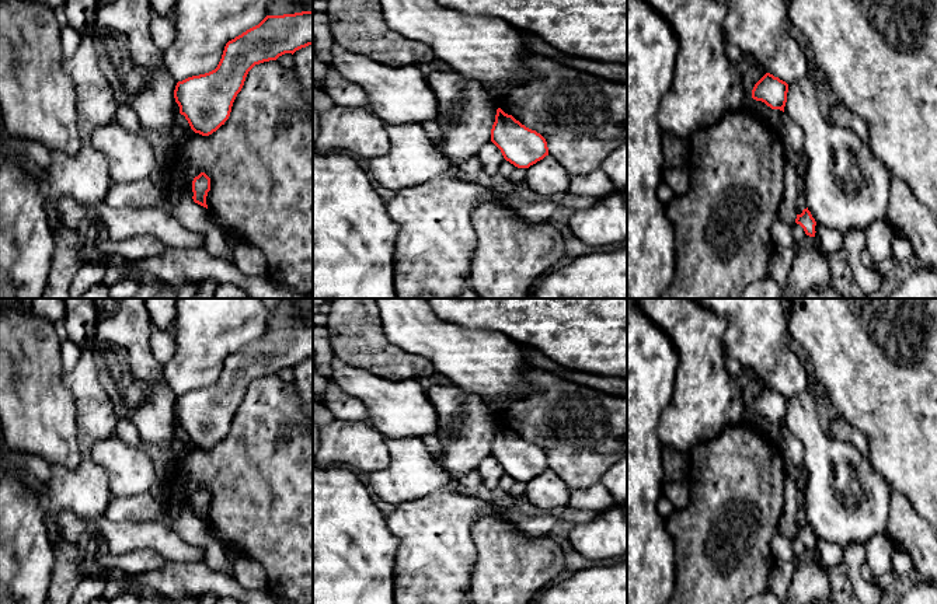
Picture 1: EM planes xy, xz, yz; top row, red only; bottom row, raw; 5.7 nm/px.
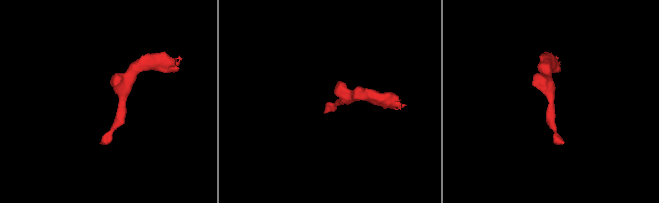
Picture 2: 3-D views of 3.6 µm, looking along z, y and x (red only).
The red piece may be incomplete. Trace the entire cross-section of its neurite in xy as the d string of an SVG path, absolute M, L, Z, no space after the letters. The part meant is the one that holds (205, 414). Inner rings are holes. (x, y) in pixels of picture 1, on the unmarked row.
M313 324L267 329L258 339L229 355L217 381L178 395L174 404L180 427L202 450L229 433L248 385L259 377L313 359Z

